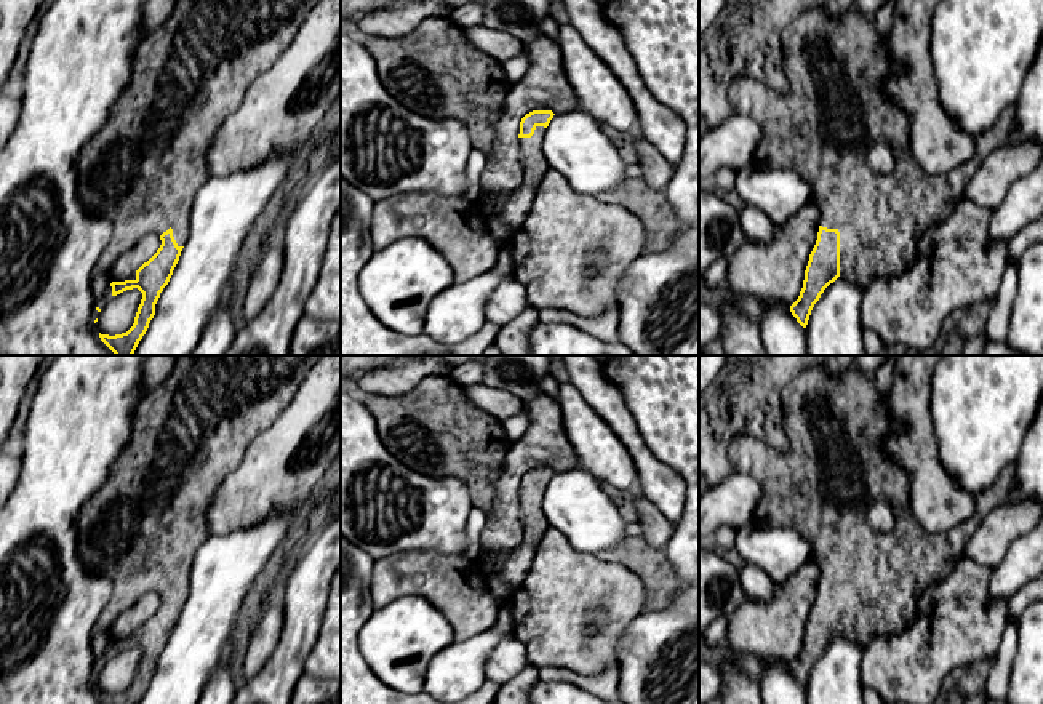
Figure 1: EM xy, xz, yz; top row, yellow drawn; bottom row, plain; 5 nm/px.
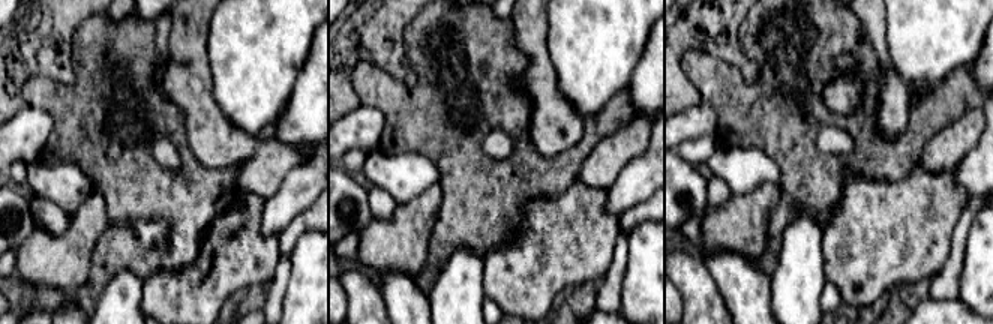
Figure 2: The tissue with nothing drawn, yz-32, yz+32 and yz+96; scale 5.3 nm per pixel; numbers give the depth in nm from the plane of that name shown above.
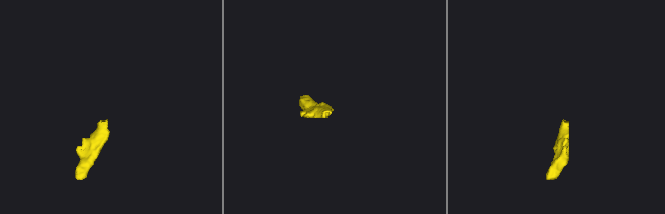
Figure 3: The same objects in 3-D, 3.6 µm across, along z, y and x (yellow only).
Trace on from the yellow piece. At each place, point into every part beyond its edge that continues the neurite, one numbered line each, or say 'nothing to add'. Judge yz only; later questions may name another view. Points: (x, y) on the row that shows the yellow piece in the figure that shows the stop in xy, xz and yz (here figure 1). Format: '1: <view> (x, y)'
1: yz (837, 66)

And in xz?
1: xz (515, 207)

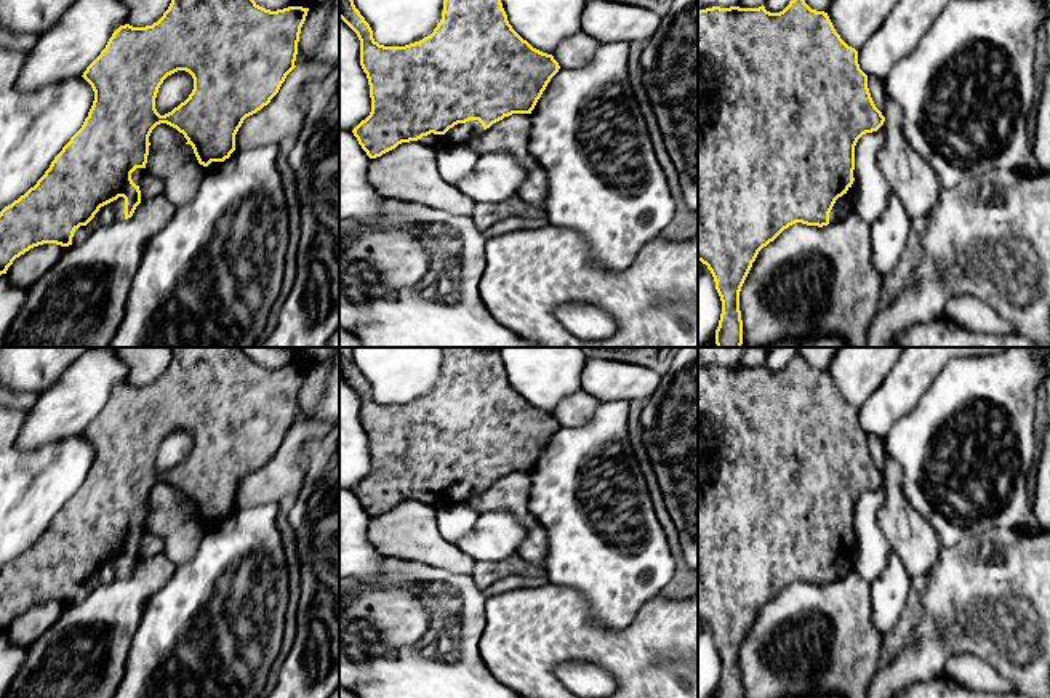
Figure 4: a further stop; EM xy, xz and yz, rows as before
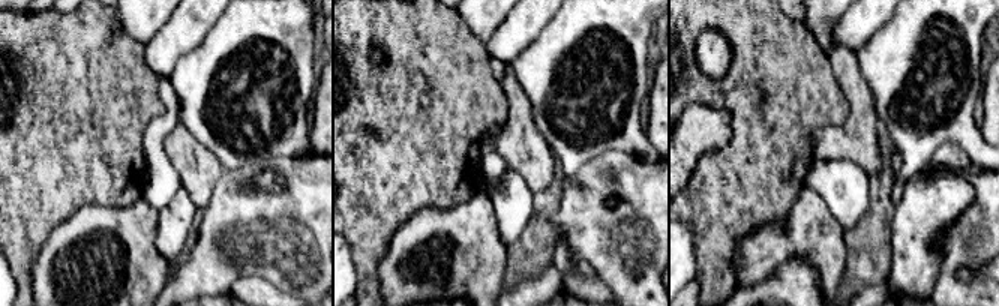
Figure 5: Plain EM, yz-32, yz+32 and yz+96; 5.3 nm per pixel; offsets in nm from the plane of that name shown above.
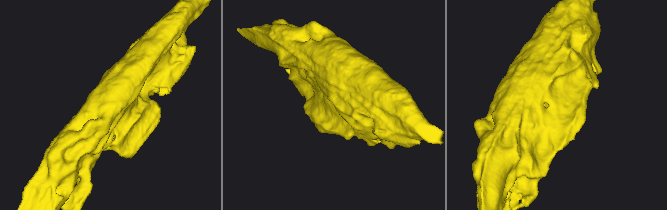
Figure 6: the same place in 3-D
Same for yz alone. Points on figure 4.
1: yz (842, 205)

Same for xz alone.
1: xz (460, 133)

